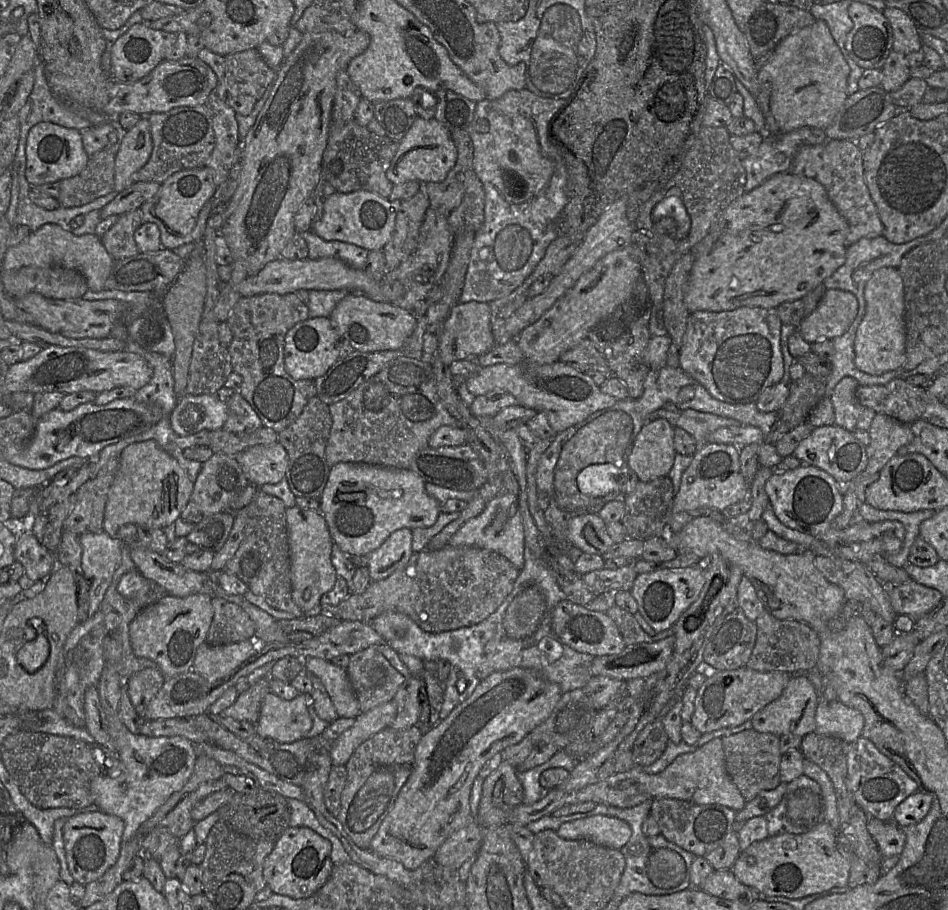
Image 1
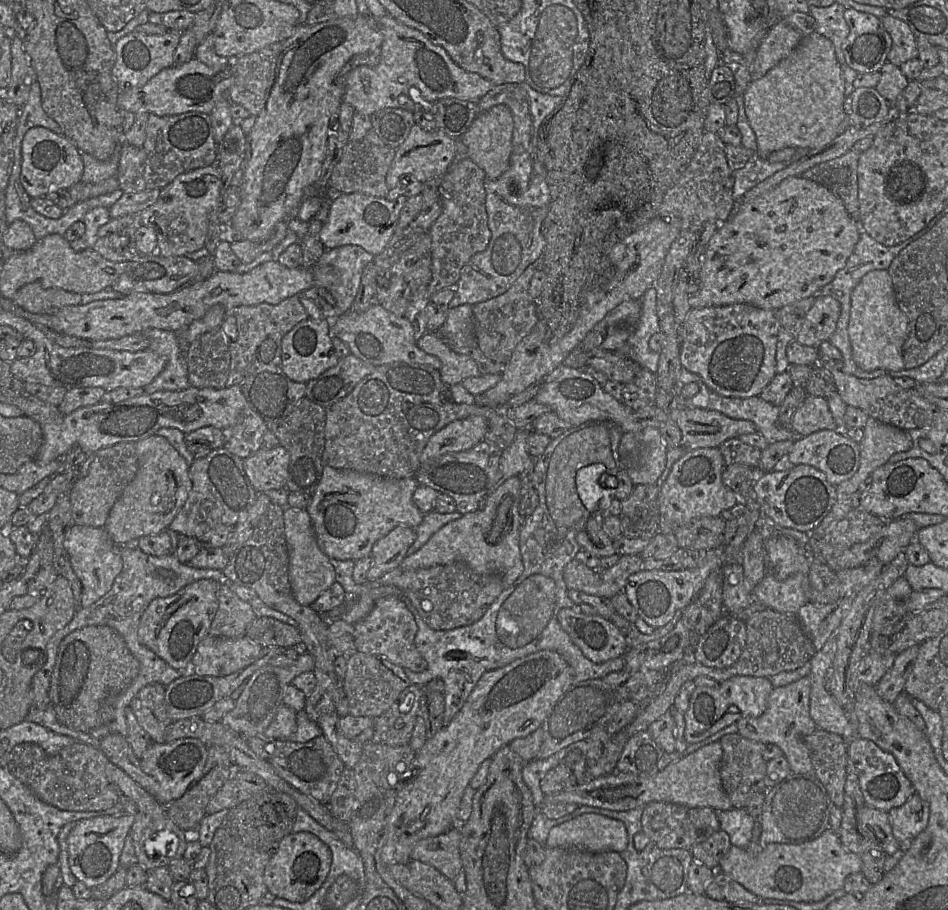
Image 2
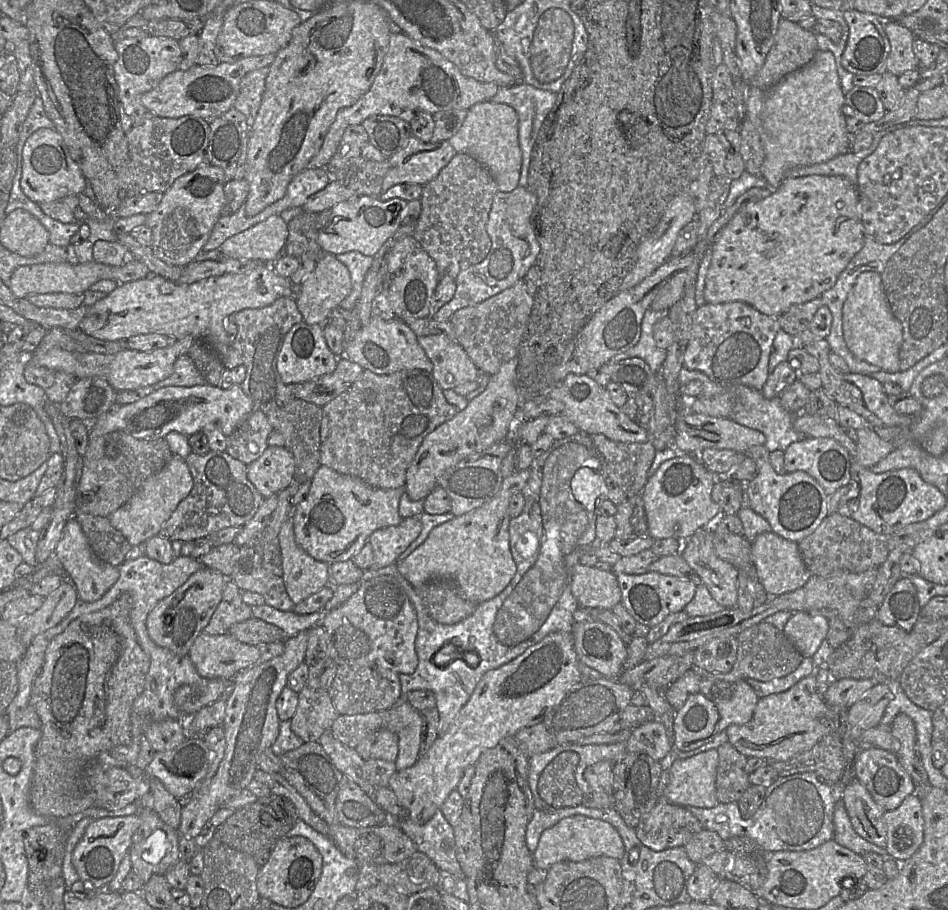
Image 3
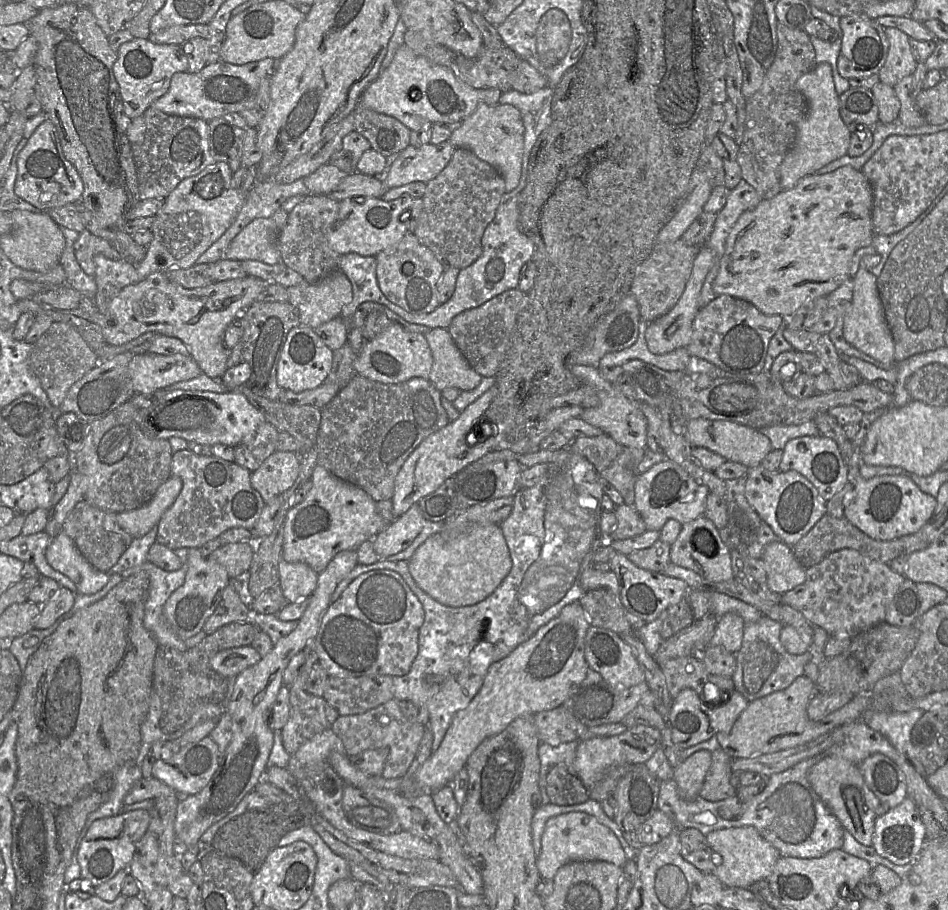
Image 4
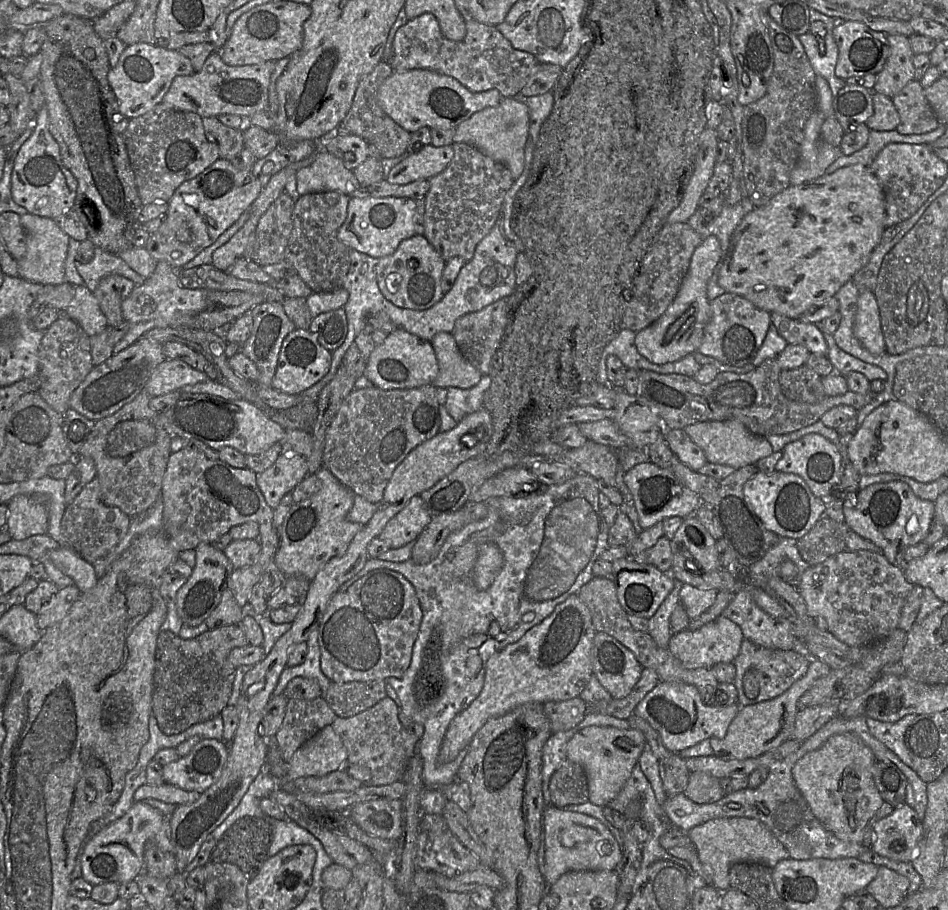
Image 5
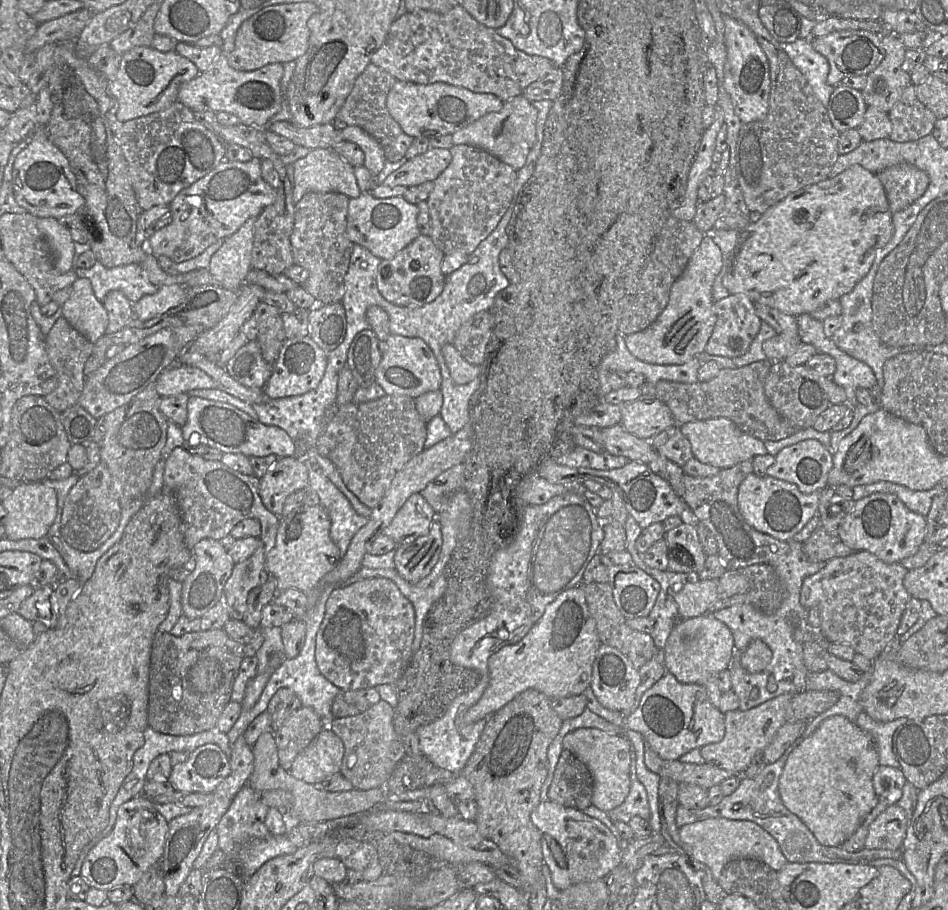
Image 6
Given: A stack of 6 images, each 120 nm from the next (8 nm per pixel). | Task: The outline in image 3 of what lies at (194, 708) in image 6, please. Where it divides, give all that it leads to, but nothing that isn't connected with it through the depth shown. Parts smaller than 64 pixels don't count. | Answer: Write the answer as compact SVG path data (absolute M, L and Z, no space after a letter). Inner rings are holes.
M253 616L232 625L227 634L240 642L256 646L278 641L285 642L288 639L281 628Z

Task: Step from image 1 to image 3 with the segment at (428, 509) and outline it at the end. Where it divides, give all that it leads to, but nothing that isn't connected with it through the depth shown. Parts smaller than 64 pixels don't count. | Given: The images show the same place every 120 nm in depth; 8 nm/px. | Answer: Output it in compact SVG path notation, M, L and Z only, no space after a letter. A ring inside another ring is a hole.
M321 465L305 500L295 506L294 533L297 544L311 557L327 564L352 559L378 529L402 522L399 504L405 487L381 489Z

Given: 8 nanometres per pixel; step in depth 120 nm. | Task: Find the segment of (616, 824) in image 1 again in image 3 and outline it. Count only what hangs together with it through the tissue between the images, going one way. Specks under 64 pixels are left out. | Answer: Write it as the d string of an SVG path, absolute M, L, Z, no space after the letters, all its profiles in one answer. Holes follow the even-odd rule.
M577 814L561 819L542 832L538 847L533 852L533 861L536 867L548 870L553 864L561 861L580 862L599 856L620 861L624 853L623 840L614 826L598 818Z

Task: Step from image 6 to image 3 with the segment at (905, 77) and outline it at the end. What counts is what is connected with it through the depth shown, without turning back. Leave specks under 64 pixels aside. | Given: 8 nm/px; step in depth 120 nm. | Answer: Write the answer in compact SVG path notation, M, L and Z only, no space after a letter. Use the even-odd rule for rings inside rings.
M897 21L884 23L883 30L890 43L885 71L899 77L906 71L918 69L918 60L912 48L913 33Z

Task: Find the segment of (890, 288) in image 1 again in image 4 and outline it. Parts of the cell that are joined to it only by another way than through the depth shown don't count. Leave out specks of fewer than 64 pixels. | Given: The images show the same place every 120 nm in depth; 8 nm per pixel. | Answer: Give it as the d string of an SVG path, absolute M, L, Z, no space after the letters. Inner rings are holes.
M860 270L854 279L852 303L844 323L844 338L854 348L881 363L896 363L894 360L894 341L884 317L877 289L877 277L867 270Z

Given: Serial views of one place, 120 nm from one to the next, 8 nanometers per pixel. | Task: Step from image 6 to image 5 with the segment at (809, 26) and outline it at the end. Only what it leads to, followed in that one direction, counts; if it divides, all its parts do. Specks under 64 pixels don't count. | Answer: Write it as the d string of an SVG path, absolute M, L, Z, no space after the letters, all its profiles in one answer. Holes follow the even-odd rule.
M811 8L809 10L809 19L810 22L813 21L823 22L827 30L826 35L823 38L820 38L819 36L812 34L811 32L807 32L805 34L798 36L798 38L803 45L805 53L808 57L808 60L815 74L817 76L822 76L827 80L829 87L831 89L832 96L835 97L838 94L838 91L843 87L845 87L846 84L845 80L842 80L835 75L835 67L838 59L839 50L832 32L834 27L838 24L838 22L843 22L843 21L837 21L834 18L826 16L818 12L817 10Z

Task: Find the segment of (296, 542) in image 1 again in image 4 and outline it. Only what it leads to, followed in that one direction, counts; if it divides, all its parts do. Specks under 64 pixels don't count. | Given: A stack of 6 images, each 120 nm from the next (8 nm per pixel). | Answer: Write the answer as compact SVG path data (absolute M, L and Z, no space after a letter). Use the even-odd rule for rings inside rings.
M281 557L279 573L283 595L289 603L311 597L317 587L319 574L305 563L290 563Z

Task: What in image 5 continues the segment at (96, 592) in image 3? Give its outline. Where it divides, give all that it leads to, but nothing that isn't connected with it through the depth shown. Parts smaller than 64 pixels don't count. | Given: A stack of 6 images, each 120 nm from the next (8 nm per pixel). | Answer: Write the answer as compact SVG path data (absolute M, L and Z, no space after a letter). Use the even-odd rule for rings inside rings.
M60 546L49 552L49 558L56 568L74 580L74 585L81 592L85 592L96 585L98 577L93 564L85 561L72 549Z

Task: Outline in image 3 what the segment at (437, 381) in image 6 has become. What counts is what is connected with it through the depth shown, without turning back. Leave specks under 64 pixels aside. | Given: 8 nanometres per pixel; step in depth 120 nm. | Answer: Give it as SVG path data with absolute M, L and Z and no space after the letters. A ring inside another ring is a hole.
M371 317L370 322L361 326L352 342L346 346L344 357L378 375L390 375L404 370L433 371L433 364L419 345L418 337L400 319Z

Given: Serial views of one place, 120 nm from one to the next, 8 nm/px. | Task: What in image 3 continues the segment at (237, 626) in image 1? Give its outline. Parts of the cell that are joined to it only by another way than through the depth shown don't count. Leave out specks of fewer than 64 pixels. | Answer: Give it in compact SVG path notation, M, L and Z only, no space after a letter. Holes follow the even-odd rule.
M227 578L222 599L203 631L209 635L227 634L229 628L252 617L252 608L241 597L242 591L236 583Z

